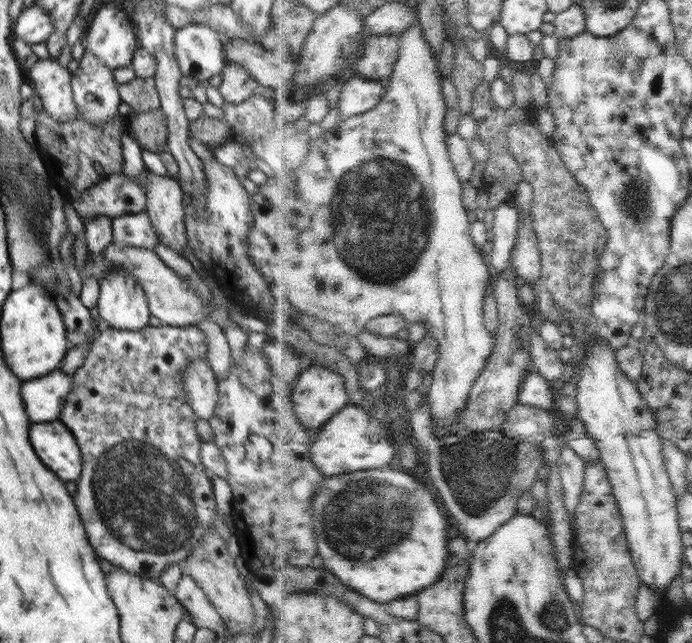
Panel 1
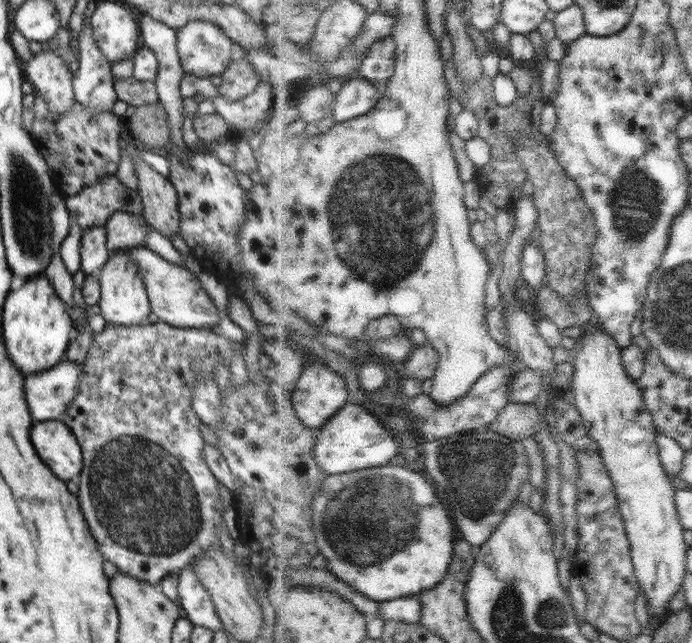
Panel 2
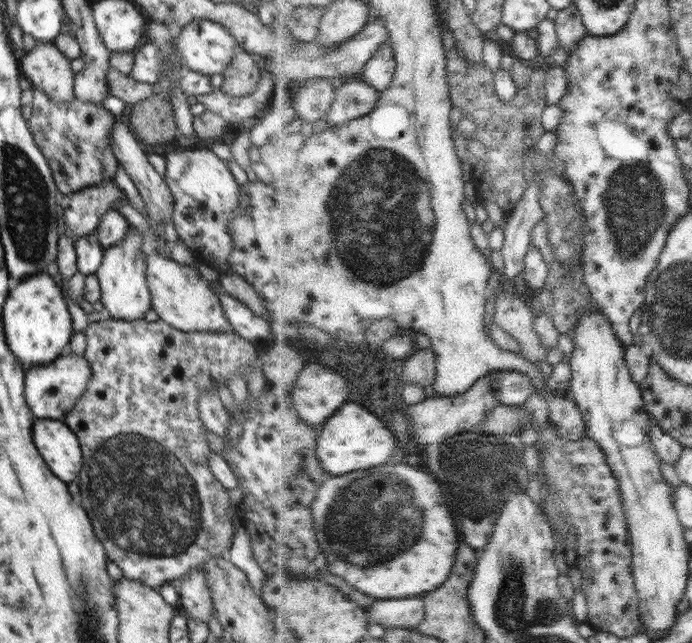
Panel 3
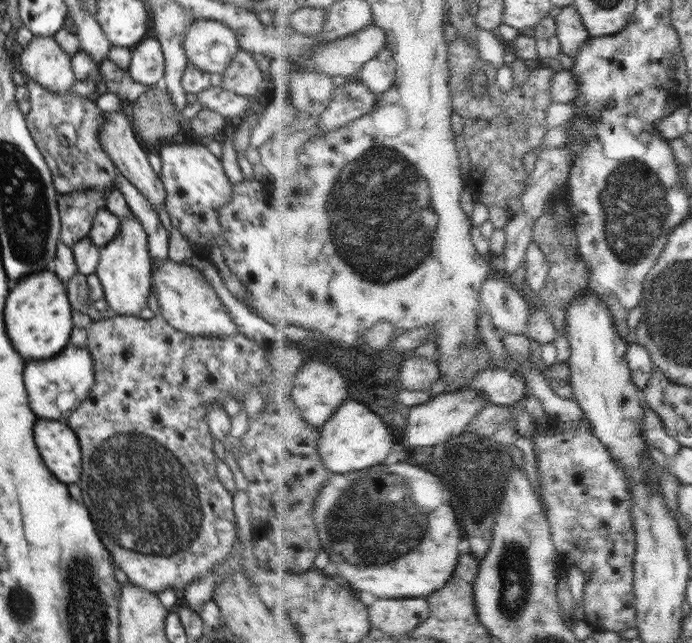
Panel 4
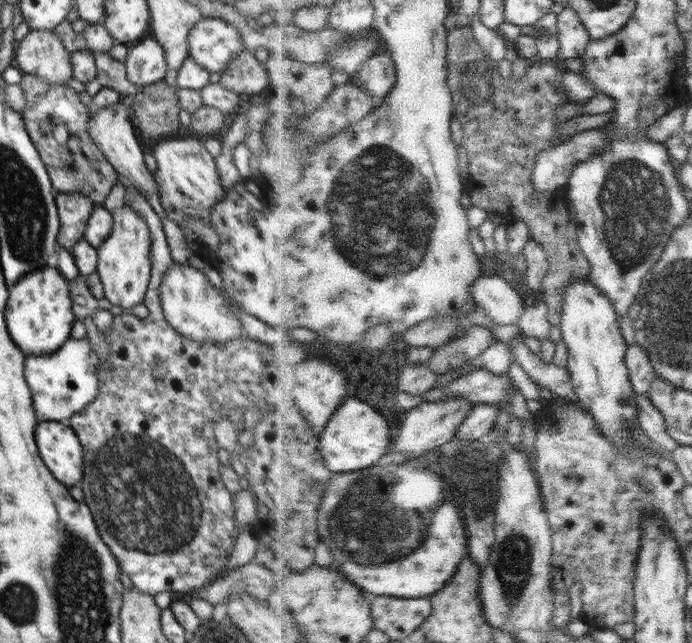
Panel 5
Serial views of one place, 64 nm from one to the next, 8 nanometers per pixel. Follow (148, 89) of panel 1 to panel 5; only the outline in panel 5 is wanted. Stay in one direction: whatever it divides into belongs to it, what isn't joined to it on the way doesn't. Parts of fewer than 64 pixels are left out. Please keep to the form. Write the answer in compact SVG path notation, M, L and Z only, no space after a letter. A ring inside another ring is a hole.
M91 52L95 58L97 78L86 82L86 91L92 97L105 86L116 90L123 99L128 100L140 90L127 77L125 64L116 60L110 54L102 52Z

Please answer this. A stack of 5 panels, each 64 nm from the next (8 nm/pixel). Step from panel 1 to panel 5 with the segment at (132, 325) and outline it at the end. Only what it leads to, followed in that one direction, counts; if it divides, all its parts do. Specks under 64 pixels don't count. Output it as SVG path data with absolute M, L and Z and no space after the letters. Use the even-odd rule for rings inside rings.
M129 194L125 196L125 205L115 208L111 212L114 219L113 229L110 236L96 248L98 253L97 270L101 283L103 284L104 296L125 313L129 313L136 304L142 304L151 279L151 238L148 225L144 219L129 205Z

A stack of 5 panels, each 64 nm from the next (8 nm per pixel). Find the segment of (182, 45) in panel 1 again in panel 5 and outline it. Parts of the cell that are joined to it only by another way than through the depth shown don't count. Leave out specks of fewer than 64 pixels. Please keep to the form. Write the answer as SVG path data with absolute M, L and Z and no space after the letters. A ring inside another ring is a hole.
M221 18L197 20L187 43L189 57L209 73L220 73L238 53L246 50L238 29Z

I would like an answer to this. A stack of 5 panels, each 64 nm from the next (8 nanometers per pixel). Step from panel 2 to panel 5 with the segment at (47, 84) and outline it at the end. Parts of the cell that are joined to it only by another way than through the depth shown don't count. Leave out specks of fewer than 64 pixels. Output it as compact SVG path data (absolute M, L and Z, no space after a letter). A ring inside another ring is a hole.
M30 28L19 43L16 62L22 74L33 74L51 84L65 84L72 78L71 52L52 30Z

